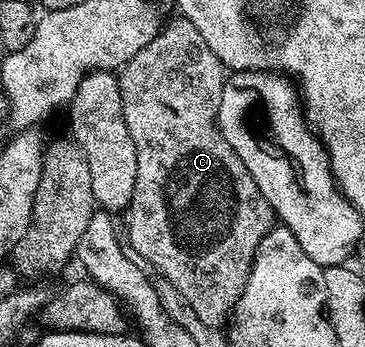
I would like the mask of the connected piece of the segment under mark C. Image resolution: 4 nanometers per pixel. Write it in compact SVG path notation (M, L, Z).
M176 18L176 20L169 21L168 24L166 21L160 27L159 33L144 48L137 50L137 54L133 54L133 58L123 65L118 73L118 78L121 86L123 121L129 130L129 138L133 138L133 150L137 150L137 186L133 186L131 207L125 213L125 219L127 219L126 243L140 261L148 260L160 272L158 275L162 279L177 286L177 294L181 294L181 298L185 298L185 302L193 308L197 318L201 318L201 322L206 322L214 328L226 325L235 308L235 303L239 301L245 290L245 282L251 276L251 264L255 261L257 246L261 242L261 238L265 238L267 231L276 227L277 217L275 211L269 206L265 194L261 194L257 182L253 182L253 174L249 174L249 170L245 170L245 162L241 162L241 158L237 158L237 150L233 150L233 146L229 146L229 142L225 142L219 129L219 103L225 79L223 63L219 61L217 54L213 54L213 50L209 50L209 42L205 42L205 38L201 38L201 33L197 31L197 26L193 26L193 22Z

